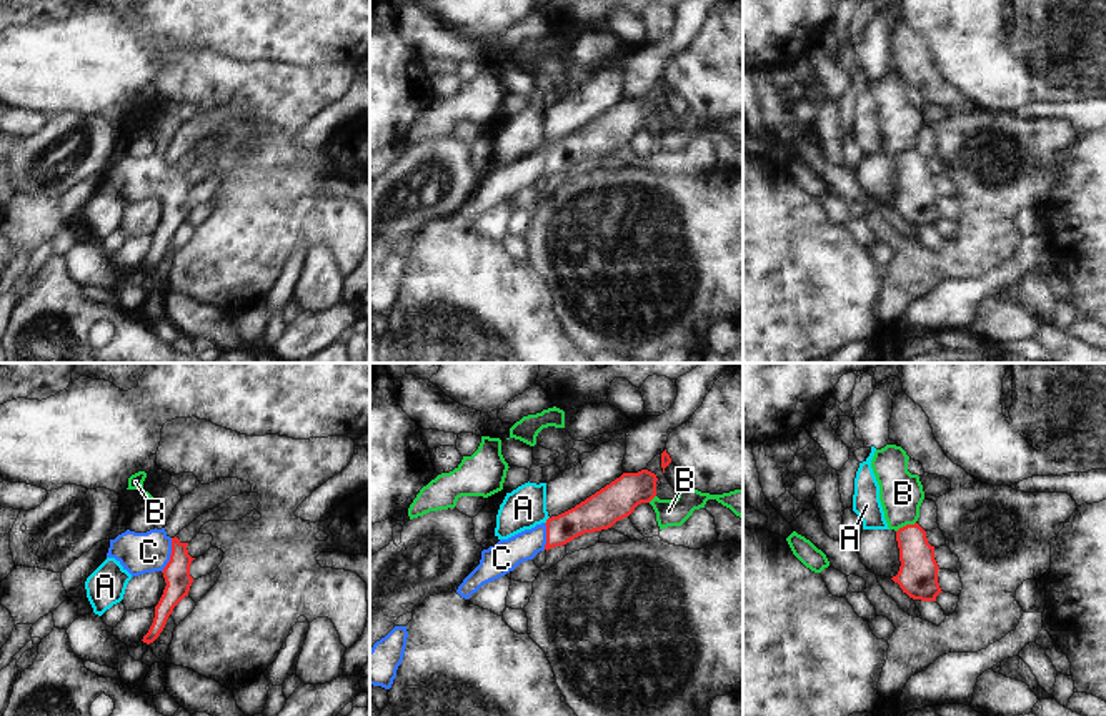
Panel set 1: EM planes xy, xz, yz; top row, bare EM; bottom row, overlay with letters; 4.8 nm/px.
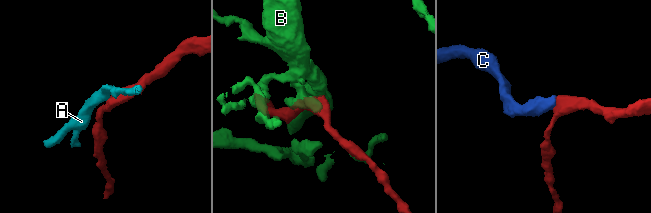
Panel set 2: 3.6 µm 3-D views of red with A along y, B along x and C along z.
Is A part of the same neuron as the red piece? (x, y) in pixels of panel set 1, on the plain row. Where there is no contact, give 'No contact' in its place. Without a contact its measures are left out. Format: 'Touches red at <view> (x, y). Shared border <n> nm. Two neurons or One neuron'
Touches red at xz (547, 147). Shared border 40 nm. Two neurons

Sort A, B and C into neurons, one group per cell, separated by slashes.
A / B / C

